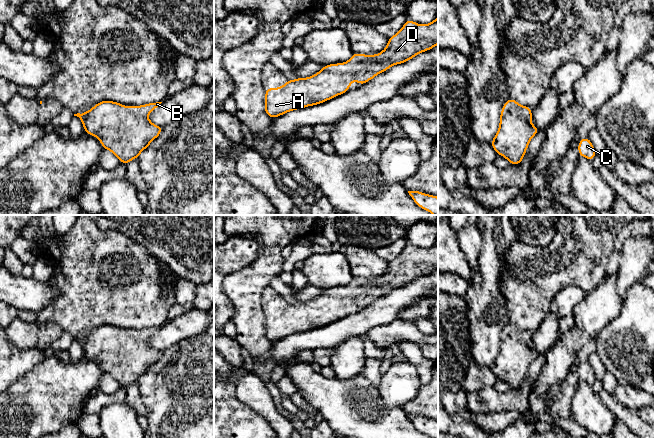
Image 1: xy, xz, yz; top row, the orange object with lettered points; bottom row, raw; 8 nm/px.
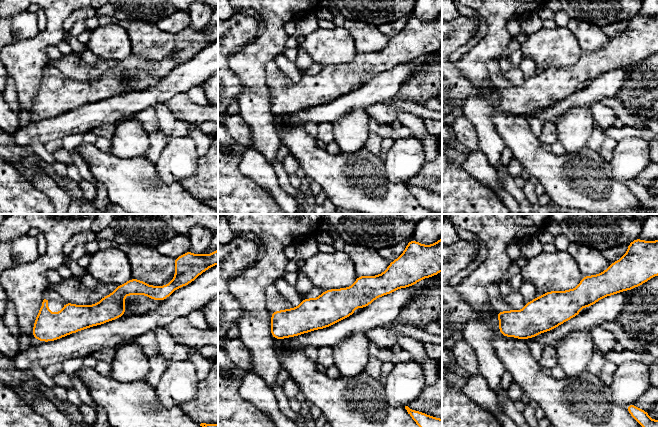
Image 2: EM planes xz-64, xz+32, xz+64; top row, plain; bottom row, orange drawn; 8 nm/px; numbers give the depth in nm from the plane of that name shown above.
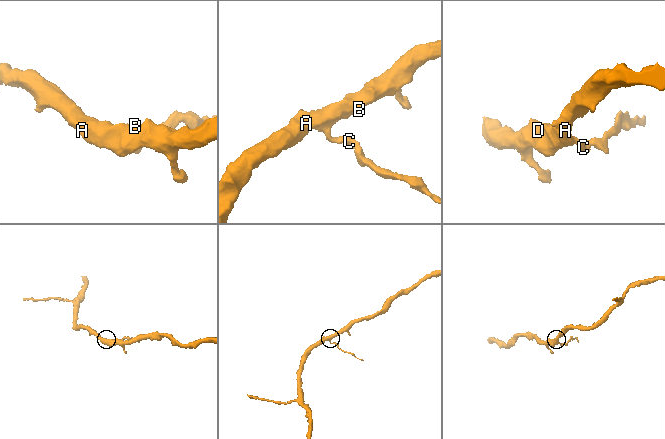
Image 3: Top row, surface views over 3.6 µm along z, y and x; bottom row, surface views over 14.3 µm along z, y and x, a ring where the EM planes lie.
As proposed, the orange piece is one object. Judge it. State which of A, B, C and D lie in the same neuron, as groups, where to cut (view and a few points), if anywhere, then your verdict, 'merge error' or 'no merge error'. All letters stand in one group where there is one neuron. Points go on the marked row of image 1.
A B C D | no cut | no merge error

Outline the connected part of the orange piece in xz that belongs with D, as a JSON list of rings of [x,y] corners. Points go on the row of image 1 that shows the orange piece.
[[[438,16],[433,22],[421,25],[407,19],[403,27],[392,37],[388,38],[386,48],[379,54],[365,55],[353,53],[344,63],[329,64],[313,76],[288,80],[279,88],[266,88],[265,113],[272,119],[289,111],[314,106],[335,98],[349,91],[353,80],[363,85],[375,78],[379,73],[387,71],[391,66],[402,64],[414,58],[417,54],[433,49],[438,44]]]

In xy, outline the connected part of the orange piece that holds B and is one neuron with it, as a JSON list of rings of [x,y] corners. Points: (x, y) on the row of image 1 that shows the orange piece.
[[[104,100],[97,103],[83,114],[77,113],[84,126],[84,132],[99,139],[105,150],[111,151],[122,164],[127,164],[145,150],[162,132],[163,127],[153,124],[148,114],[159,107],[162,102],[149,103],[141,106],[126,107],[118,102]]]

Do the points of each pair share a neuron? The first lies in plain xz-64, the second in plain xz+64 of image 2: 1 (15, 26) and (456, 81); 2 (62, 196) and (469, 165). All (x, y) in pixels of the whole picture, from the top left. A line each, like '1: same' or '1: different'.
1: same
2: same

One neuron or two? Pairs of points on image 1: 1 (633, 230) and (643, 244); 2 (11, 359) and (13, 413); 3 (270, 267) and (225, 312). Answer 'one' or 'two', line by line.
1: two
2: two
3: two

